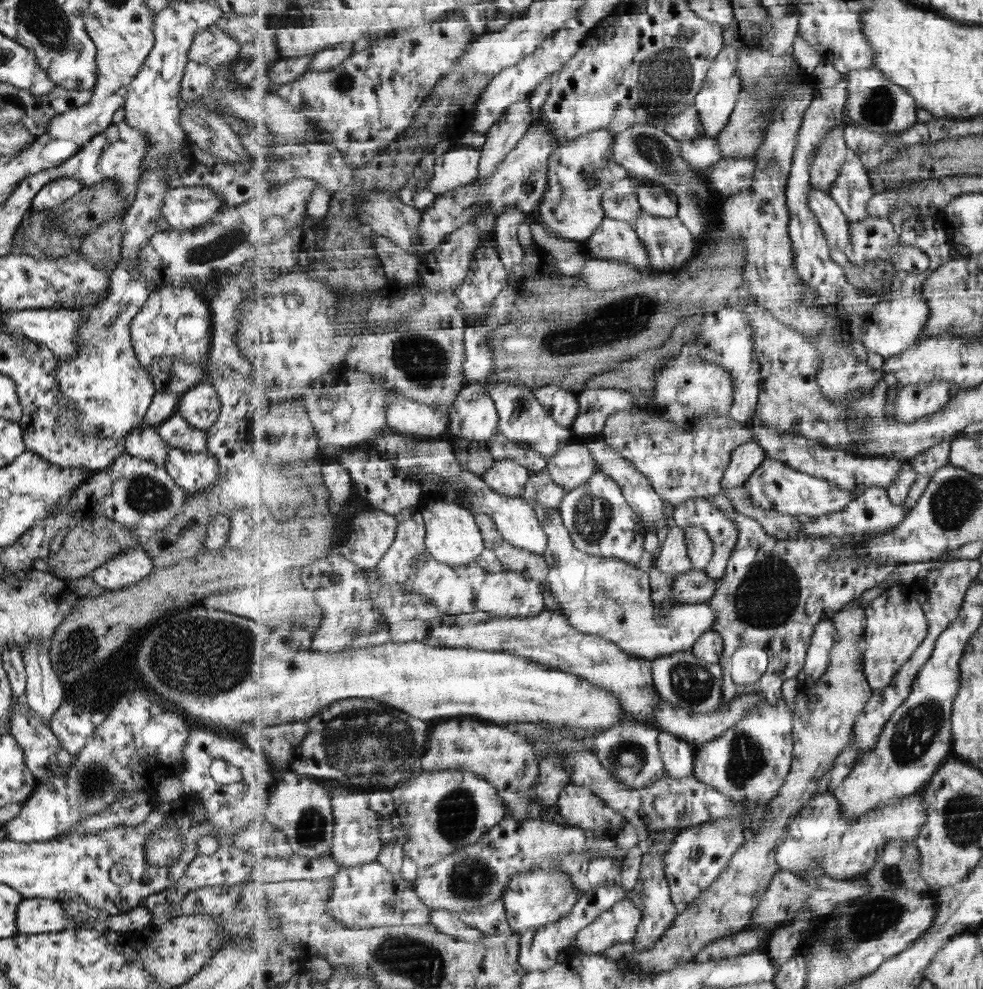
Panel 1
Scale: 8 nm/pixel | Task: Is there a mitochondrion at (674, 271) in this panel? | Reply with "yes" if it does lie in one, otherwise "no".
no

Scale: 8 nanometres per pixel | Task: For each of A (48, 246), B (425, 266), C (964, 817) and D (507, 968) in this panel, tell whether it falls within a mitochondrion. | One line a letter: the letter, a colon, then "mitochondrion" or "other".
A: mitochondrion
B: other
C: mitochondrion
D: other

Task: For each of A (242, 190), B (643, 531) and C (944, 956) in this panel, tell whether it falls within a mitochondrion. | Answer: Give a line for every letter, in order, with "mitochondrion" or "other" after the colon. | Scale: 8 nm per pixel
A: other
B: other
C: other

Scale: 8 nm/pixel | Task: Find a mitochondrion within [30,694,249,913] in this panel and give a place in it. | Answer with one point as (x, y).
(98, 777)

